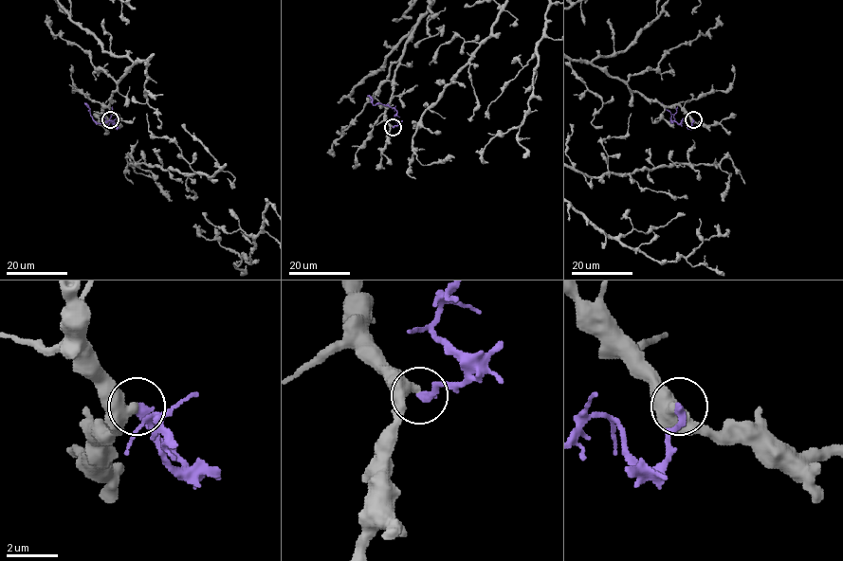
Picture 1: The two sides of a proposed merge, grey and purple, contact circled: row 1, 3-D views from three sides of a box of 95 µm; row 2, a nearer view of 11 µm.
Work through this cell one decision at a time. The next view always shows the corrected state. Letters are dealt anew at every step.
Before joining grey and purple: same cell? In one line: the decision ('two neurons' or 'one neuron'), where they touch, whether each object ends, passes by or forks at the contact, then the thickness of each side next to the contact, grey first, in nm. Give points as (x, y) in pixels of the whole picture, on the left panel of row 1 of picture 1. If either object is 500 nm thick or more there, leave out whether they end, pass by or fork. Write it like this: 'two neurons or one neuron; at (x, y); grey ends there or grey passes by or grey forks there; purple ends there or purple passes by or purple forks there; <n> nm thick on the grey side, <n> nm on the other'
two neurons; at (110, 119); 500 nm thick on the grey side, 360 nm on the other

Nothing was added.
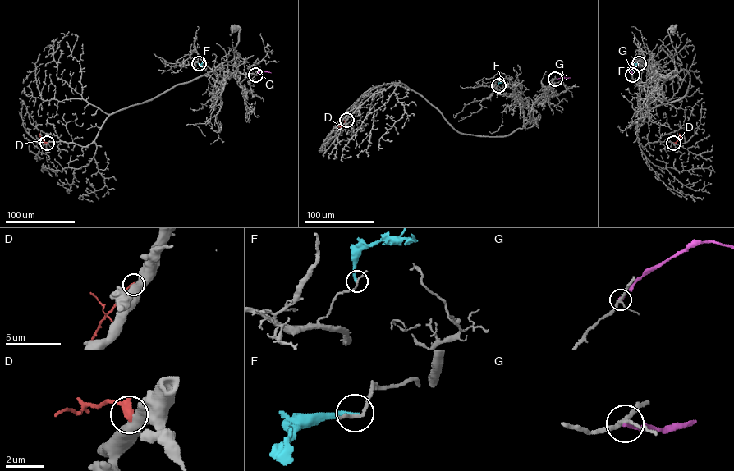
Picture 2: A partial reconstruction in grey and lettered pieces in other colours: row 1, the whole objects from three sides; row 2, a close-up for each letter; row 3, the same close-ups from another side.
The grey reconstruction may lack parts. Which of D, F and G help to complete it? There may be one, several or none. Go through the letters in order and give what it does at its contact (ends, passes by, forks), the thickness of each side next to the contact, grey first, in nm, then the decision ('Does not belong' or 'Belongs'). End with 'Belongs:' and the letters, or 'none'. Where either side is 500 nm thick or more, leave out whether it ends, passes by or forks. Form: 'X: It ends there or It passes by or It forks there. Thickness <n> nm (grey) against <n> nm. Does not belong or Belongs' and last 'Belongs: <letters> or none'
D: Thickness 500 nm (grey) against 440 nm. Does not belong
F: It ends there. Thickness 140 nm (grey) against 240 nm. Does not belong
G: It ends there. Thickness 200 nm (grey) against 260 nm. Does not belong
Belongs: none

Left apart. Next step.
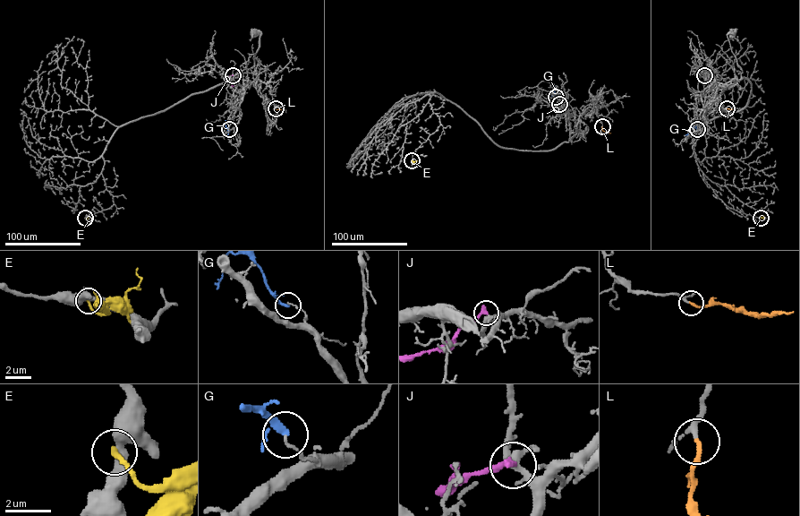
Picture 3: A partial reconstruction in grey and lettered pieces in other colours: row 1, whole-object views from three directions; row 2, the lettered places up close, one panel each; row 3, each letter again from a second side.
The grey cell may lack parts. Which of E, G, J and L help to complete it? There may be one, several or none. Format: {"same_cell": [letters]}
{"same_cell": ["L"]}

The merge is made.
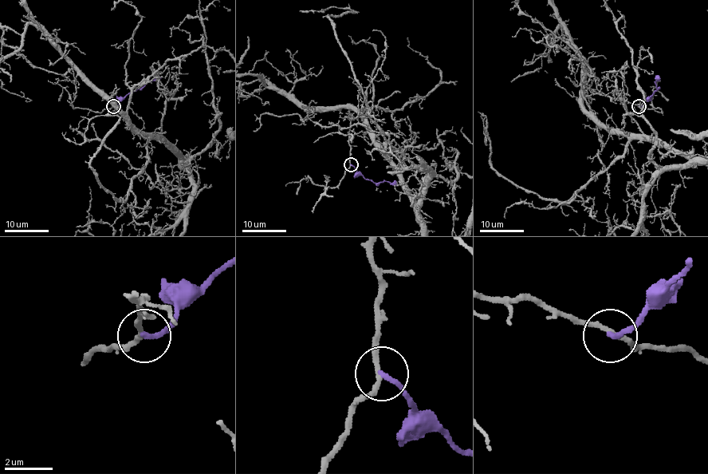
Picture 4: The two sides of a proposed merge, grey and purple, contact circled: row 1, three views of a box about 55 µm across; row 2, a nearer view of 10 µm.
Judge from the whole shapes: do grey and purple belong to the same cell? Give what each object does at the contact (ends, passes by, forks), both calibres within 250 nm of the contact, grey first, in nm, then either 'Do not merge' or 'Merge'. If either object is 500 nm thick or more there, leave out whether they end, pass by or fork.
At the ring grey passes by. At the ring purple ends. Thickness 200 nm (grey) against 200 nm. Do not merge

